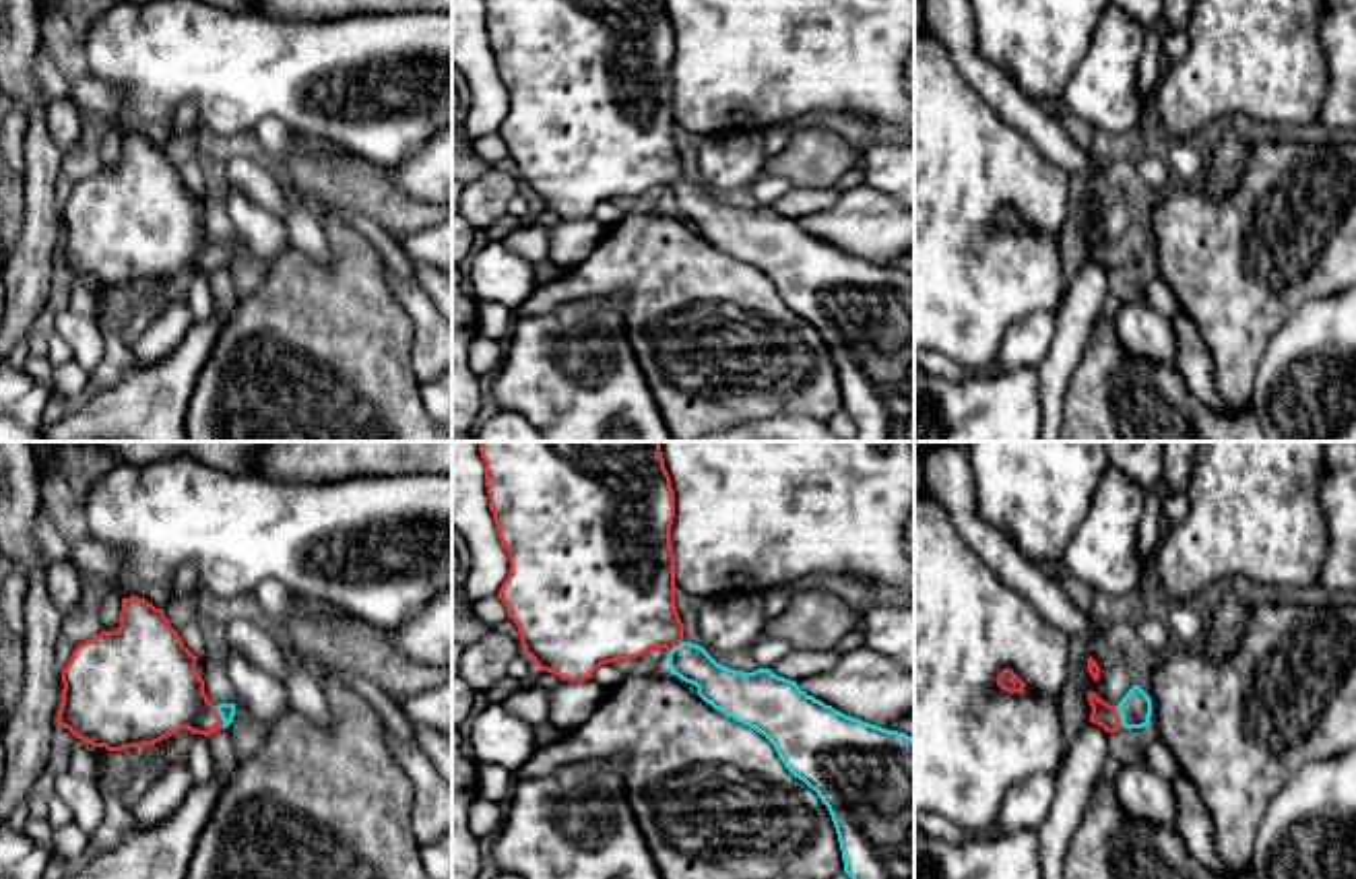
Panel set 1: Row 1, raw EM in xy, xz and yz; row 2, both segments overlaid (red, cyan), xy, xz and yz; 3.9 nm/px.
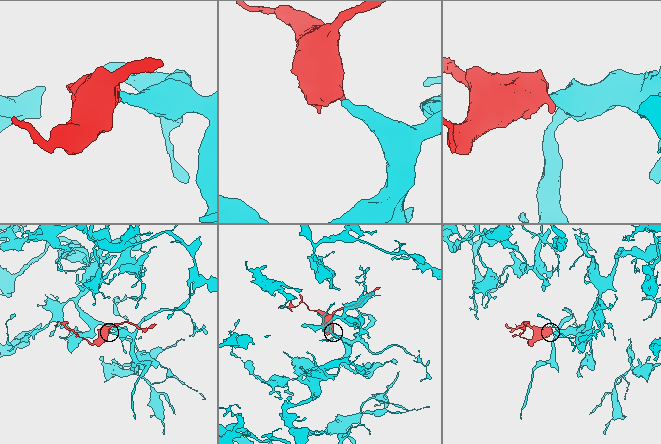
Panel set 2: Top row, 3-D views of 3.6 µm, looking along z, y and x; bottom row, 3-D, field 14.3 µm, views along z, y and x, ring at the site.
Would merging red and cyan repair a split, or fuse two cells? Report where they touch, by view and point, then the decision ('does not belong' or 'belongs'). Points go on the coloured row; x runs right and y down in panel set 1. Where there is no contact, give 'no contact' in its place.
xy (219, 717) | belongs

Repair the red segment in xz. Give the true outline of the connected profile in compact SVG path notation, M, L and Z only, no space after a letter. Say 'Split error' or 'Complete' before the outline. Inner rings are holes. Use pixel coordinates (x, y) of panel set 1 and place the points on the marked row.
Split error. M481 442L479 452L485 462L485 487L497 539L510 559L510 572L497 592L497 598L504 603L508 617L516 623L524 652L541 671L553 673L561 681L586 681L592 679L592 673L601 664L632 660L652 648L665 648L669 652L669 669L673 675L696 685L698 695L714 710L764 735L774 745L784 768L817 792L832 815L842 850L844 873L850 879L914 879L914 739L904 732L887 730L846 716L813 695L807 695L797 681L778 677L770 669L743 673L722 666L702 646L683 640L683 623L675 607L675 555L671 545L675 491L671 487L671 477L665 468L658 442Z

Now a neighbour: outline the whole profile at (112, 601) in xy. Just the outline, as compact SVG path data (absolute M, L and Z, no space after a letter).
M111 588L101 598L101 631L116 631L120 627L122 596Z

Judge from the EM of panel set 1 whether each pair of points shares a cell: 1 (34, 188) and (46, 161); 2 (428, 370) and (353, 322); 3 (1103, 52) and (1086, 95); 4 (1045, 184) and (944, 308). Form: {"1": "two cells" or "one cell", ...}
{"1": "one cell", "2": "two cells", "3": "one cell", "4": "one cell"}

